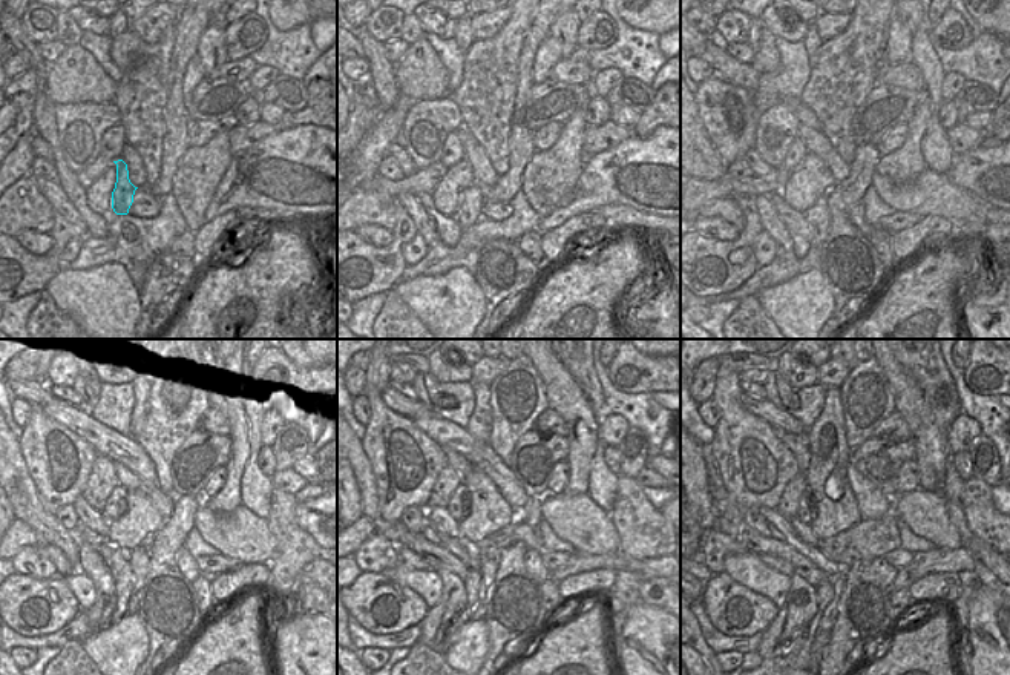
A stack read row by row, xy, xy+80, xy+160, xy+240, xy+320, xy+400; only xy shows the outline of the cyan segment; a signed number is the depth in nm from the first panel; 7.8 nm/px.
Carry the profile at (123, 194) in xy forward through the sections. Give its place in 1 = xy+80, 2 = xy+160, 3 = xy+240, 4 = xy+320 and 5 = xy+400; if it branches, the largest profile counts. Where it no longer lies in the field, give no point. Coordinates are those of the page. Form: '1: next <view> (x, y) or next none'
1: next xy+80 (469, 210)
2: next xy+160 (817, 217)
3: next xy+240 (138, 559)
4: next xy+320 (488, 568)
5: next xy+400 (828, 617)

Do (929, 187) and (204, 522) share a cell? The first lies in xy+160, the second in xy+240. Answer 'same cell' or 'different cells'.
same cell

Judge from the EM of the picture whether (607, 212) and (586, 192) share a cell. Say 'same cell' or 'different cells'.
different cells

